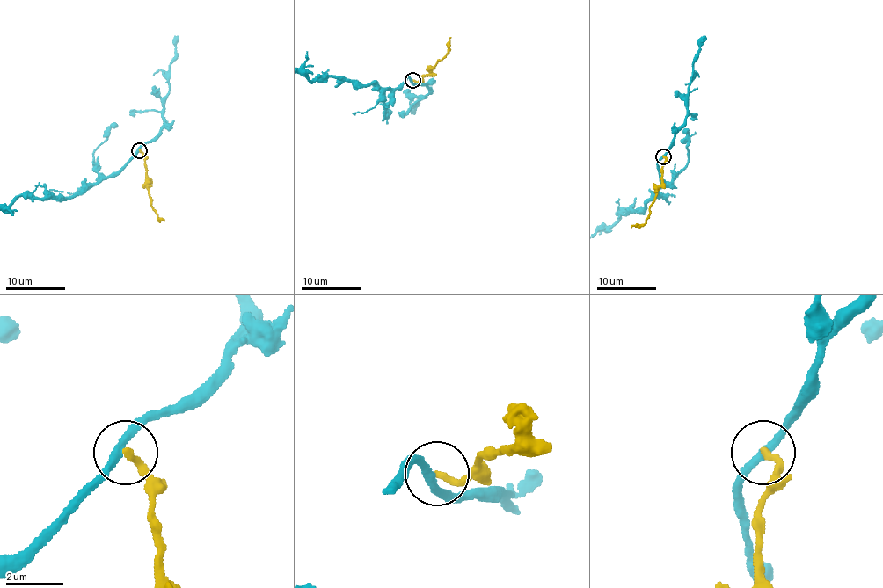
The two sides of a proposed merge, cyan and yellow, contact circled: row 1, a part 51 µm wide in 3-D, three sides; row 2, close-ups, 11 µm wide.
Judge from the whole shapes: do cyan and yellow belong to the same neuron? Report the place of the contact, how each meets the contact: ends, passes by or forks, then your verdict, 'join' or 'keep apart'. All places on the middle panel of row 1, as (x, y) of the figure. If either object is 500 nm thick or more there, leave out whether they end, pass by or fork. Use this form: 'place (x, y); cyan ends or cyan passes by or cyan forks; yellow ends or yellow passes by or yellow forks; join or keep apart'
place (412, 80); cyan passes by; yellow ends; keep apart

